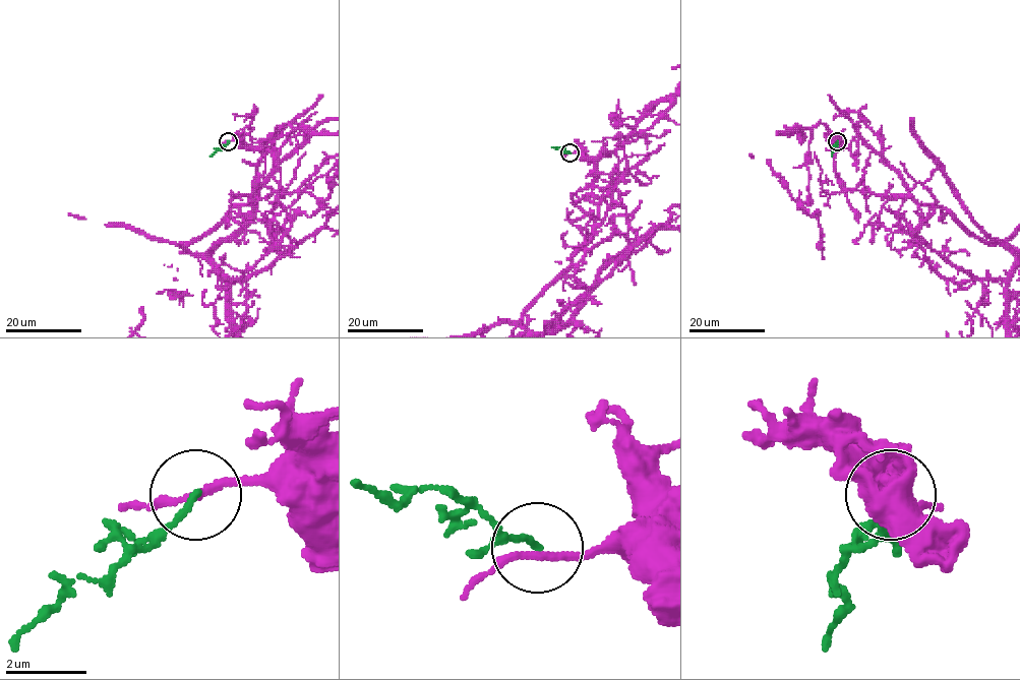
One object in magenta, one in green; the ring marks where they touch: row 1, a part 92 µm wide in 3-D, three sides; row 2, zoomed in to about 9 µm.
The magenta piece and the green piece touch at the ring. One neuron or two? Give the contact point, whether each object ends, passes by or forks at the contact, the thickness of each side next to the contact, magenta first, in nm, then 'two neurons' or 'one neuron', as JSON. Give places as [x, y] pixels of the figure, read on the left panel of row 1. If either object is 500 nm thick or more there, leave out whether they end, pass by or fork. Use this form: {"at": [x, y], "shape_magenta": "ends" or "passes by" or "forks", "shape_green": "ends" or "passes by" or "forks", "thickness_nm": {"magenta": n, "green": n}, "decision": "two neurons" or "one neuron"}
{"at": [228, 141], "shape_magenta": "passes by", "shape_green": "ends", "thickness_nm": {"magenta": 180, "green": 140}, "decision": "two neurons"}

